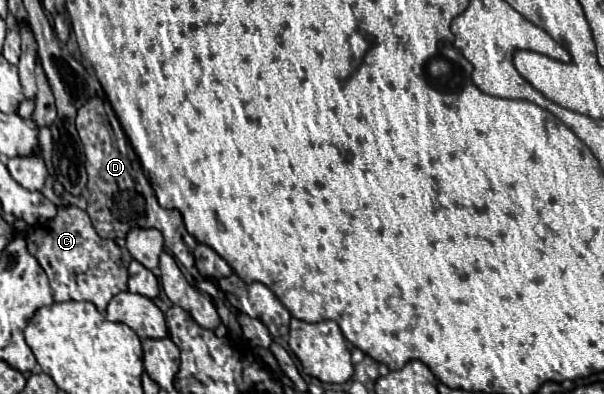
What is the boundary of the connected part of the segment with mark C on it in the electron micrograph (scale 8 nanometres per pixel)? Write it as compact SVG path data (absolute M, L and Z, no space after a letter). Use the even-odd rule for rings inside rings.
M68 206L58 208L56 218L32 226L26 234L26 244L30 254L48 274L50 286L54 290L54 302L66 300L86 300L92 302L100 314L106 314L108 302L128 290L128 264L132 260L126 248L120 248L114 240L100 238L92 228L86 212Z

